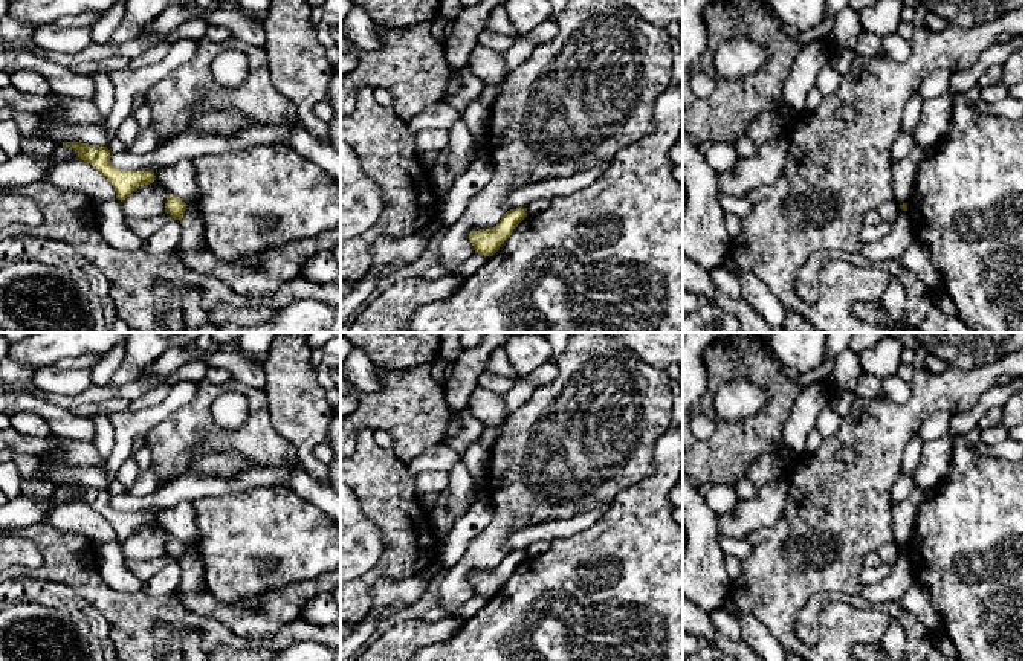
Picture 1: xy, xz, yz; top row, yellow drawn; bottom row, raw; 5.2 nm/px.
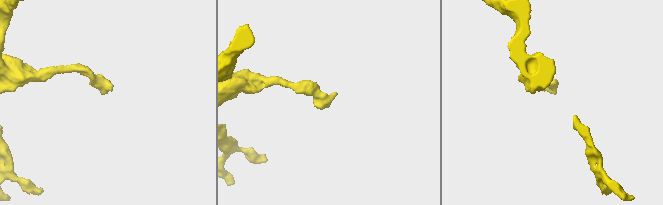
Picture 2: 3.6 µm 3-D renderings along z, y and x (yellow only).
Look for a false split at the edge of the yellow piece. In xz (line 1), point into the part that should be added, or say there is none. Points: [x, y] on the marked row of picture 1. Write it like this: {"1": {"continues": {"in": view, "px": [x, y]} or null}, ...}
{"1": {"continues": null}}

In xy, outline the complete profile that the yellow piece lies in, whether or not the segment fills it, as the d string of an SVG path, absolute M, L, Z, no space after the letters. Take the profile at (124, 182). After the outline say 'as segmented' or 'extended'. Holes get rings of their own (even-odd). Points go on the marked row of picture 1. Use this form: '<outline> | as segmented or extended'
M63 142L63 145L76 148L78 157L96 168L116 191L118 200L125 200L141 185L150 185L156 180L154 171L127 171L115 168L110 163L110 150L107 147L87 145L81 142Z | as segmented

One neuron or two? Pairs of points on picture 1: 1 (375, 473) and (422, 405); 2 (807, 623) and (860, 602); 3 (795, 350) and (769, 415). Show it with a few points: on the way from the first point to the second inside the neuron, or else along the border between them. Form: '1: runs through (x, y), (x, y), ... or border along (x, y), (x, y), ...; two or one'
1: border along (391, 451), (407, 464); two
2: runs through (814, 608), (825, 597), (845, 599); one
3: border along (770, 348), (781, 364); two

